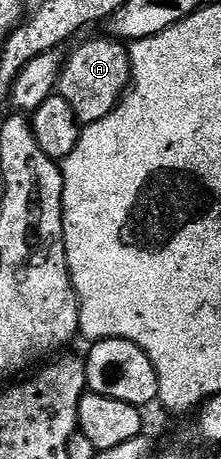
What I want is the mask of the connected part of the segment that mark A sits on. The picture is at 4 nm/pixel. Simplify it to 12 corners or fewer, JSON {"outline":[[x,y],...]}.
{"outline":[[115,38],[67,53],[58,94],[81,125],[116,109],[132,78]]}

